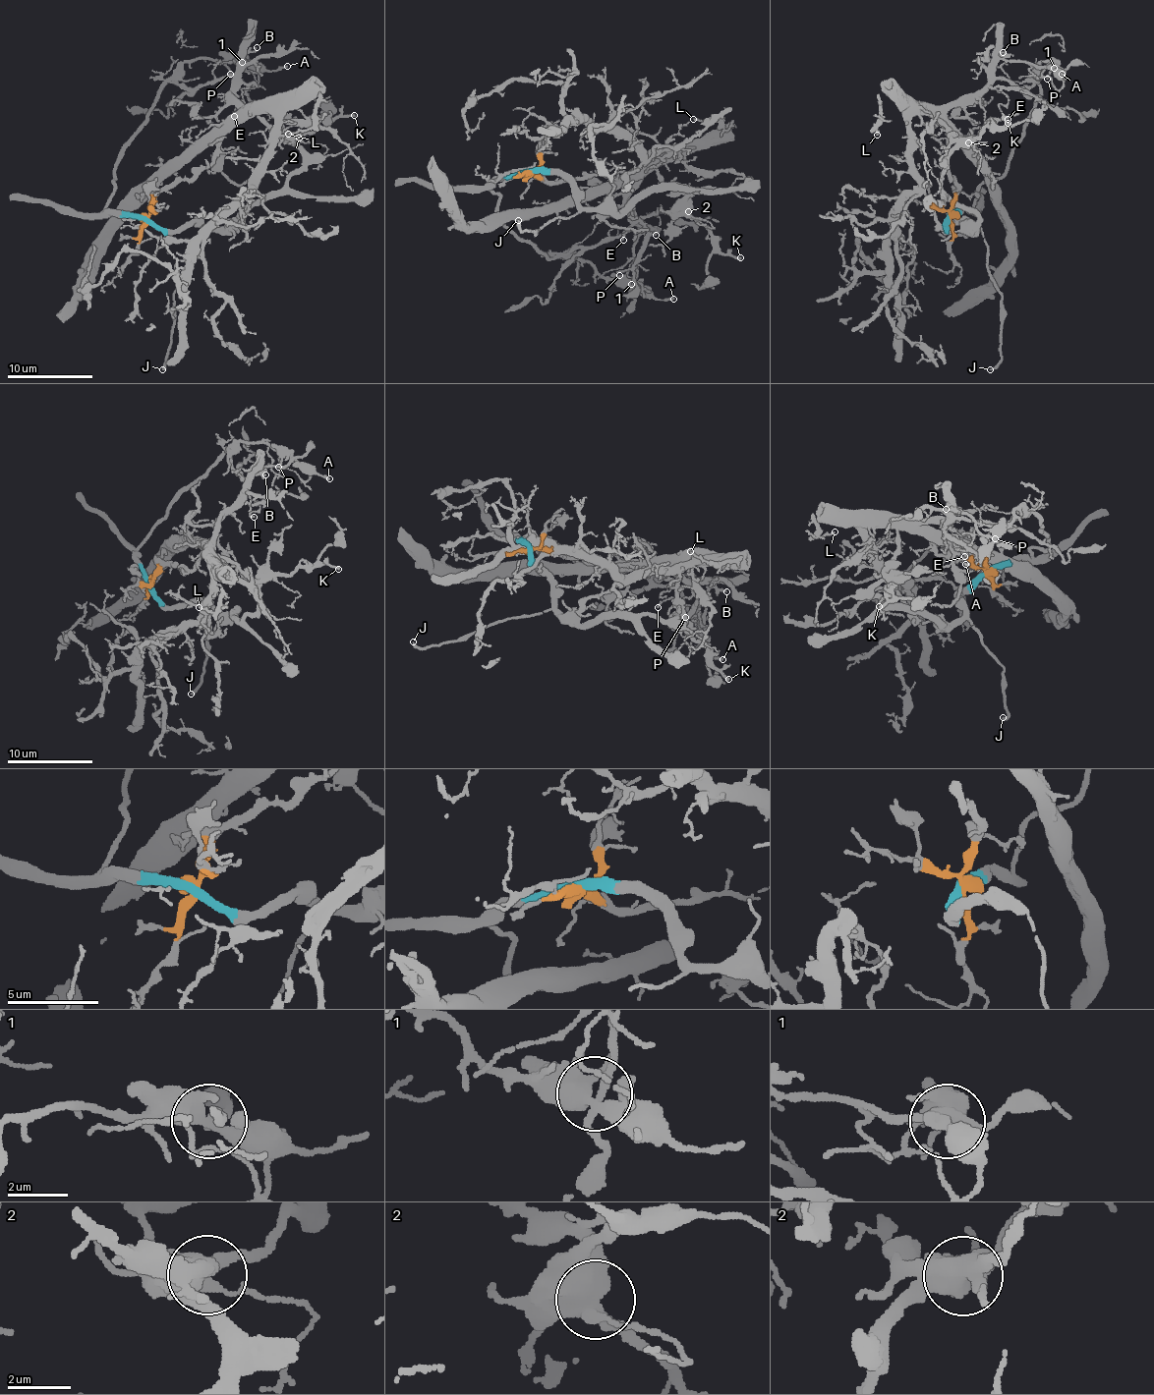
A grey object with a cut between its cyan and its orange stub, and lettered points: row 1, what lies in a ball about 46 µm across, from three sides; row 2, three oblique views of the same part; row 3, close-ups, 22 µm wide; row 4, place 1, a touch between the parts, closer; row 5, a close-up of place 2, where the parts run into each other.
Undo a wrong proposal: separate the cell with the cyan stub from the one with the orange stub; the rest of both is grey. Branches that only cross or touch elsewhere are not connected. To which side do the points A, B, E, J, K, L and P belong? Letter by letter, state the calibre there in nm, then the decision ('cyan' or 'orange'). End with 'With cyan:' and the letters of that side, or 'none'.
A: 200 nm thick; cyan
B: 150 nm thick; orange
E: 150 nm thick; orange
J: 240 nm thick; cyan
K: 220 nm thick; cyan
L: 140 nm thick; orange
P: 140 nm thick; cyan
With cyan: A, J, K, P

